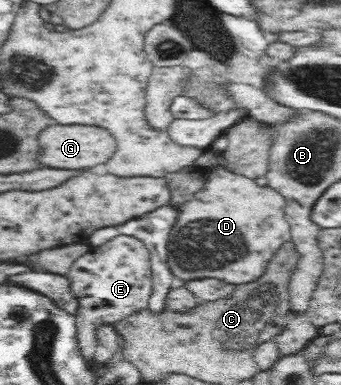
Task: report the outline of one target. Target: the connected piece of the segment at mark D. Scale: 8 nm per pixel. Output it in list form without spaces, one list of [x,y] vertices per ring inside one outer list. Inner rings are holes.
[[[221,168],[211,169],[207,180],[202,191],[176,216],[168,242],[170,271],[184,282],[223,278],[229,284],[242,285],[256,281],[265,274],[282,244],[291,240],[285,220],[285,198],[271,188],[259,188],[253,180]]]

